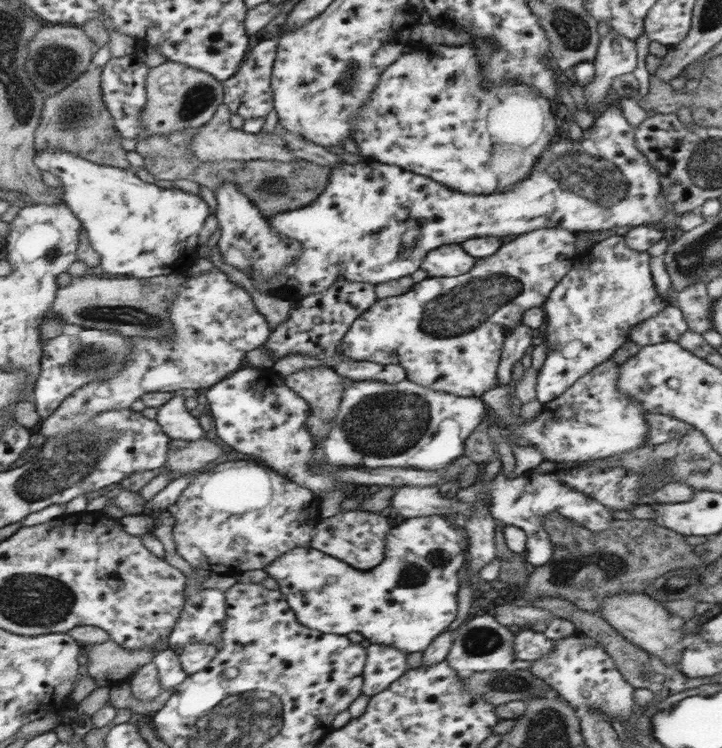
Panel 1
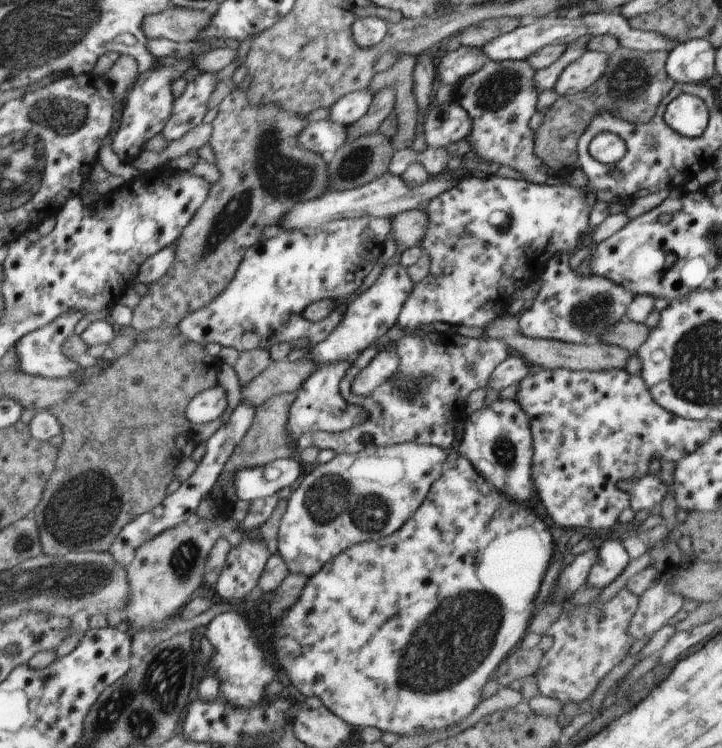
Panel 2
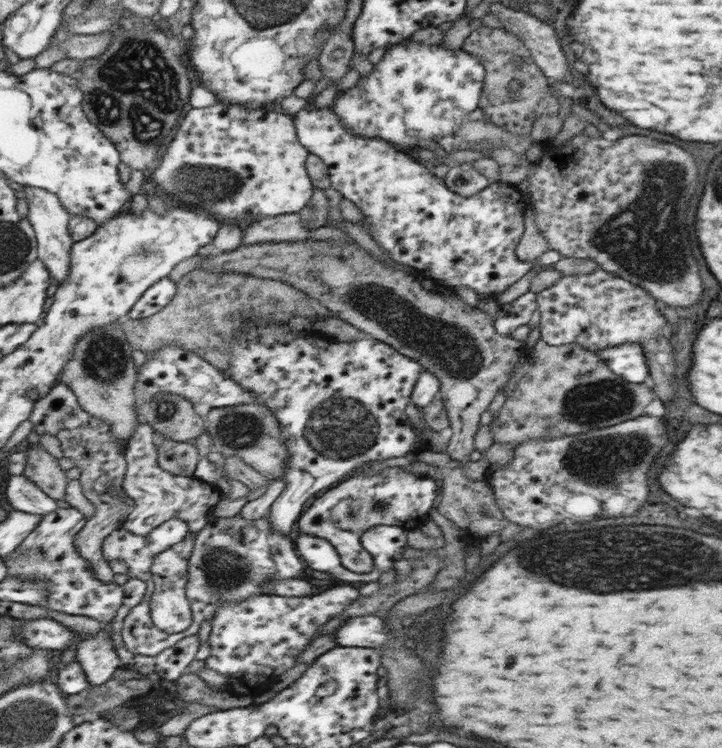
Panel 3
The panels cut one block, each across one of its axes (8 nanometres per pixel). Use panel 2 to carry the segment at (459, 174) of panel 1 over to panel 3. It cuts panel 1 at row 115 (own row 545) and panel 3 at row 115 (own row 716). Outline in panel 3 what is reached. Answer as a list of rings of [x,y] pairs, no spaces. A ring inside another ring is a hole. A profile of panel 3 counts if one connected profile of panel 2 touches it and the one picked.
[[[406,40],[388,46],[384,58],[356,87],[342,93],[330,110],[341,116],[353,135],[380,137],[404,148],[413,147],[418,140],[452,135],[466,114],[478,108],[485,76],[486,68],[478,58],[461,49]]]

